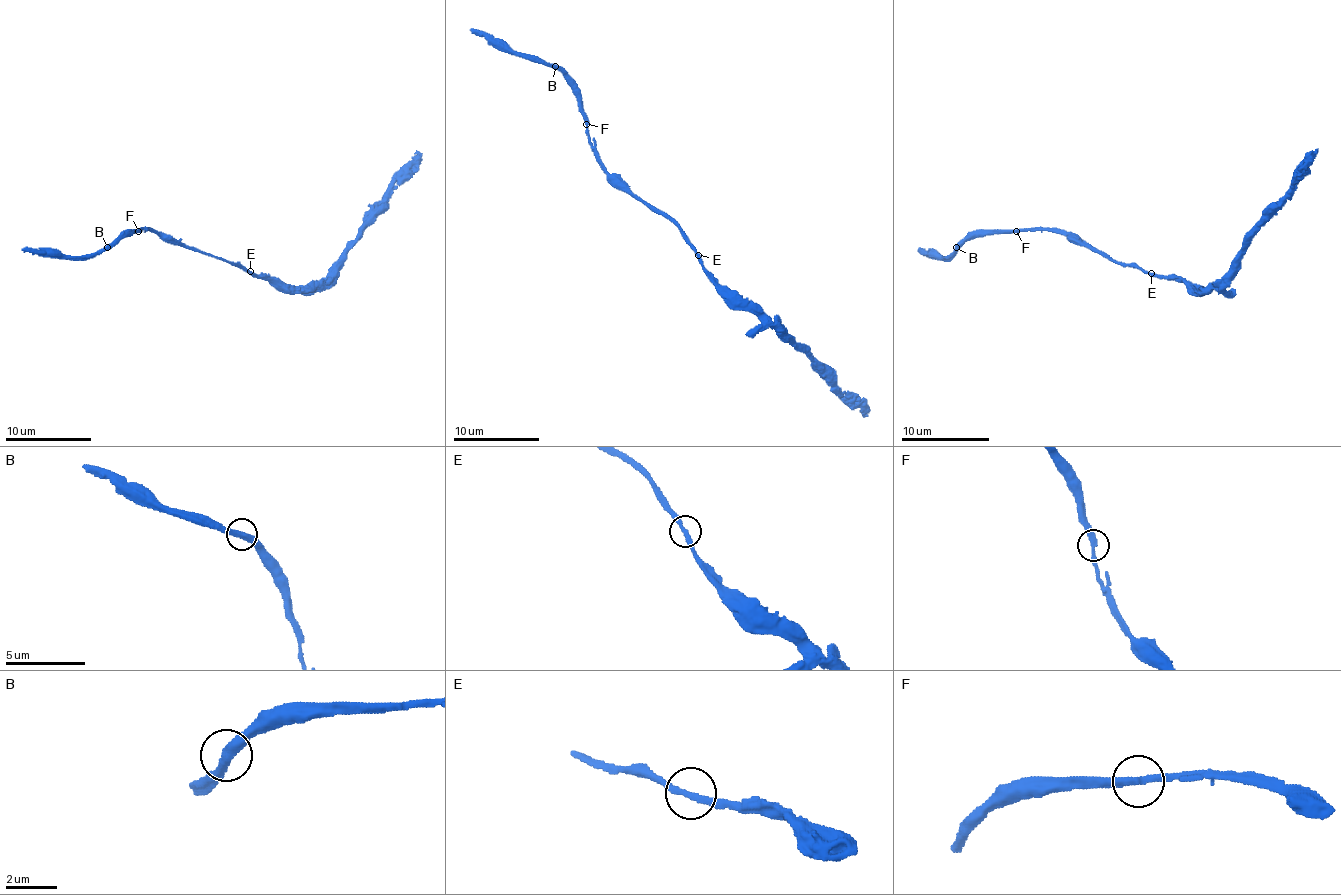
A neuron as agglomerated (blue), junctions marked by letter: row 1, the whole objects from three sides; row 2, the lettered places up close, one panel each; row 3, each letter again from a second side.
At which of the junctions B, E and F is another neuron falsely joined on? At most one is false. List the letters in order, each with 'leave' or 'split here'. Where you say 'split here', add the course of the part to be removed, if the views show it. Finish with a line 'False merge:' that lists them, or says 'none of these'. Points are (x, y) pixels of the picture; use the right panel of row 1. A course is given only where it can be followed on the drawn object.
B: leave
E: leave
F: leave
False merge: none of these

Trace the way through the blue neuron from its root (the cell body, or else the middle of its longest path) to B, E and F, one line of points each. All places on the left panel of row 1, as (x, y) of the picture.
B: (232, 263), (198, 253), (189, 246), (166, 242), (151, 229), (127, 229), (108, 246)
E: (232, 263), (249, 272)
F: (232, 263), (198, 253), (189, 246), (166, 242), (151, 229), (138, 231)

